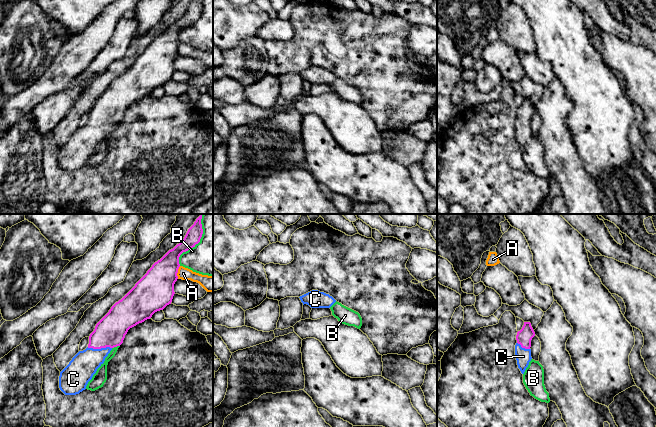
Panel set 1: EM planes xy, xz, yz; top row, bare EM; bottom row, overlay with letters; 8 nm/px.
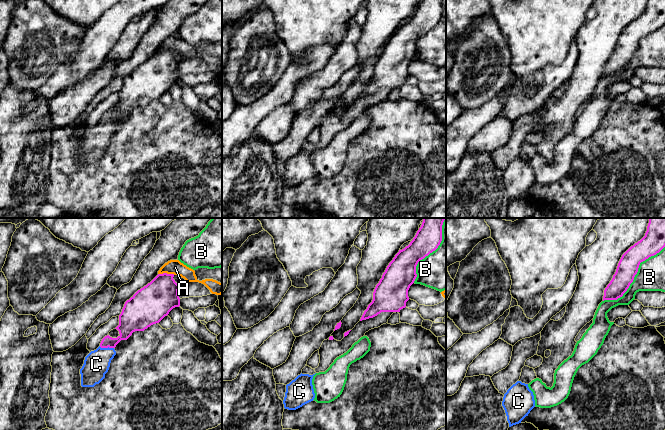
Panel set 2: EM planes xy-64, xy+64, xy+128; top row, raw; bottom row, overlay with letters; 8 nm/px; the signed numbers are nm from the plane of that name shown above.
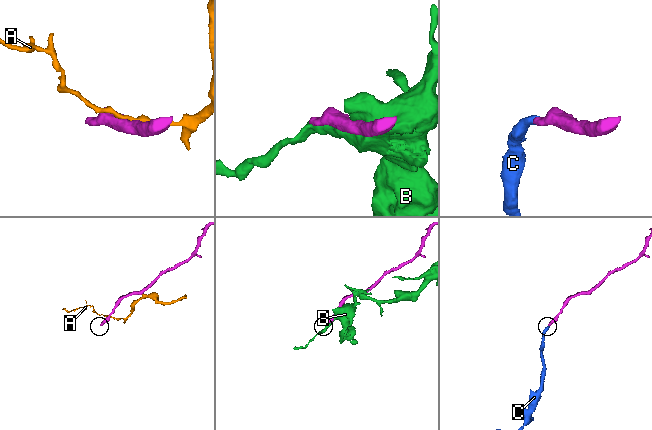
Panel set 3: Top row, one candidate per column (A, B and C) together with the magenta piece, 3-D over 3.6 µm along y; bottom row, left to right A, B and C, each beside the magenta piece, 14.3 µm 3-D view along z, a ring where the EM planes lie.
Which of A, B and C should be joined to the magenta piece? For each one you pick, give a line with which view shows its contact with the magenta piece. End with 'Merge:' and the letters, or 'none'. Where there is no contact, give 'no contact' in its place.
C: meets magenta in xy
Merge: C

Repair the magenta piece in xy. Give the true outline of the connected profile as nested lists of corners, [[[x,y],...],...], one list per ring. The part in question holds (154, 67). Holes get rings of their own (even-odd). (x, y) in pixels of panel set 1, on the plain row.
[[[193,0],[184,15],[155,38],[135,62],[96,100],[88,123],[79,127],[60,148],[59,164],[65,171],[86,165],[110,127],[123,119],[128,106],[171,80],[178,55],[179,33],[200,18],[202,0]]]

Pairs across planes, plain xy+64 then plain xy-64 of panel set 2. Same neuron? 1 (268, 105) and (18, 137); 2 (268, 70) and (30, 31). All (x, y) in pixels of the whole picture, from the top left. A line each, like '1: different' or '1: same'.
1: different
2: same

